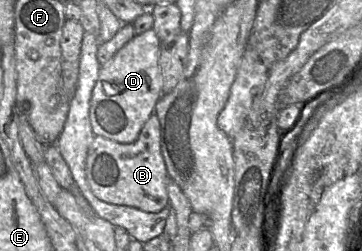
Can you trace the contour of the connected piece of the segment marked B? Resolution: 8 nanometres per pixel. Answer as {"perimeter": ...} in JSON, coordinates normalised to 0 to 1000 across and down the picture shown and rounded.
{"perimeter":[[[423,446],[392,506],[378,558],[340,574],[262,538],[238,633],[238,705],[257,773],[282,801],[370,825],[409,849],[464,821],[459,757],[467,701],[442,586],[442,486]]]}

